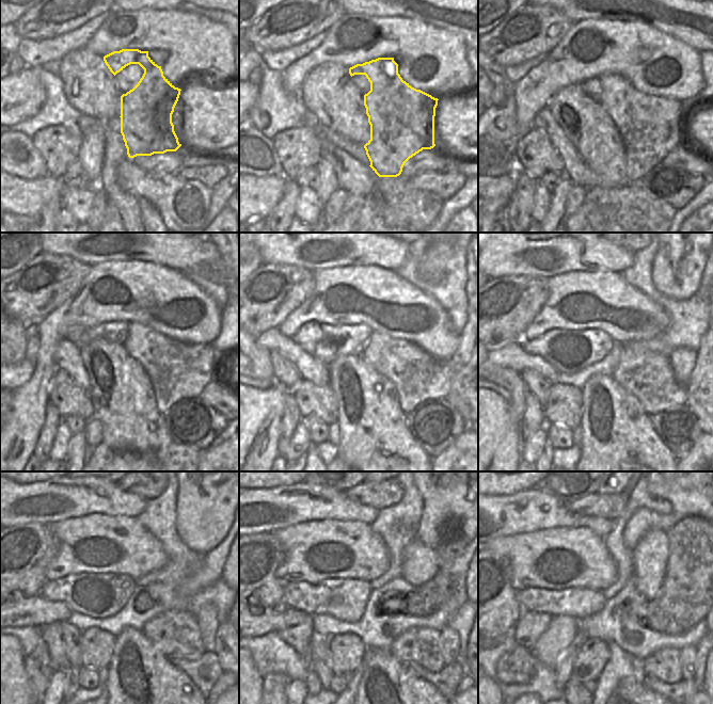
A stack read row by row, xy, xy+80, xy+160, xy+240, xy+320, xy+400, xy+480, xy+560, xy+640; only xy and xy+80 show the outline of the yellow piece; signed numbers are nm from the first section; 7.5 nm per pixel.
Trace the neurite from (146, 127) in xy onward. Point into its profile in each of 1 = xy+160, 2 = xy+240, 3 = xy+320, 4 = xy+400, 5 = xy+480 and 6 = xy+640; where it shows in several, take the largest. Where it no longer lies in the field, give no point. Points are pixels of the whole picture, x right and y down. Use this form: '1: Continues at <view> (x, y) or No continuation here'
1: Continues at xy+160 (650, 126)
2: Continues at xy+240 (177, 370)
3: Continues at xy+320 (417, 377)
4: Continues at xy+400 (647, 374)
5: Continues at xy+480 (175, 633)
6: Continues at xy+640 (665, 665).

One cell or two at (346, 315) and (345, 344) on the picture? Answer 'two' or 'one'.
two

